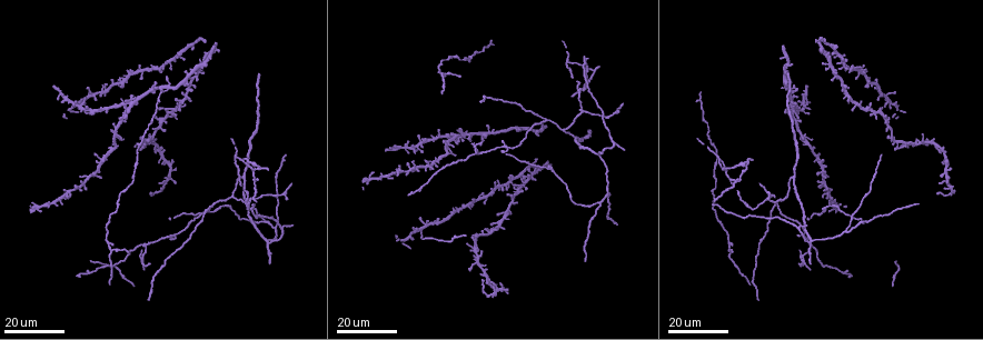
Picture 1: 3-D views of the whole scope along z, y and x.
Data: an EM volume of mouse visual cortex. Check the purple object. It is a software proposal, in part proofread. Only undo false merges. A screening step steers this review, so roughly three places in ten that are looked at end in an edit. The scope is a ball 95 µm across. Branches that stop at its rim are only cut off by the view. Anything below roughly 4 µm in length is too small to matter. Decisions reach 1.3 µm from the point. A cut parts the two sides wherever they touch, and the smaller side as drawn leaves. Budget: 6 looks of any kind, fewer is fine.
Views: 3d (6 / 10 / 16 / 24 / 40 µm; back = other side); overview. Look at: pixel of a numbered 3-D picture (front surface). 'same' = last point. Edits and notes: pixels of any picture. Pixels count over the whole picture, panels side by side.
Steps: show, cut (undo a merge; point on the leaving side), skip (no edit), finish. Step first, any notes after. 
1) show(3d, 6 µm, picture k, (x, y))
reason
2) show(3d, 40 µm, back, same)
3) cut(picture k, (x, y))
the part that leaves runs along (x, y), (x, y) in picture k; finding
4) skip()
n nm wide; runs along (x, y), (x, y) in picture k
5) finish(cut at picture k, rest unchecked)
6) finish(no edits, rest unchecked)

show(3d, 24 µm, picture 1, (579, 111))
four or more arms meet

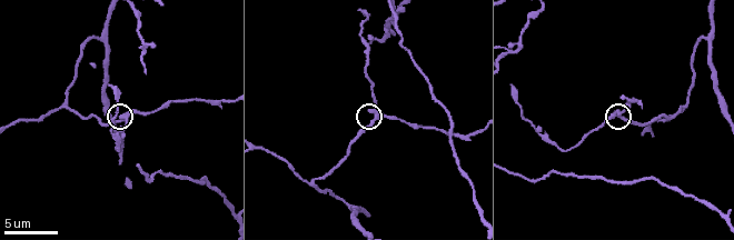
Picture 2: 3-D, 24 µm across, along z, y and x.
show(3d, 10 µm, picture 2, (129, 112))

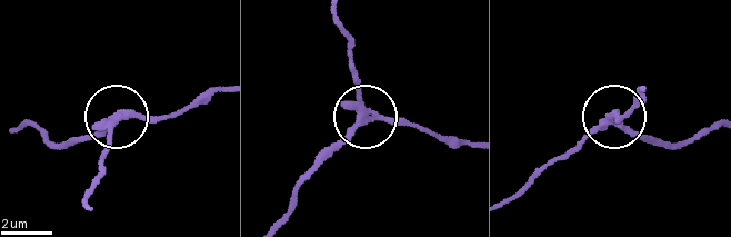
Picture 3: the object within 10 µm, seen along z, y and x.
skip()
280 nm wide; runs along (17, 126), (74, 144), (117, 120), (107, 154) in picture 3; continuous, no second neuron

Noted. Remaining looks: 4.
show(3d, 24 µm, picture 1, (810, 241))
looks like a crossing

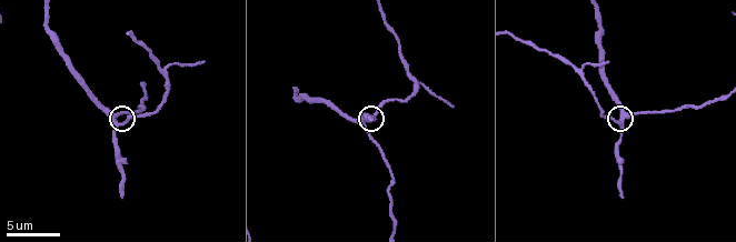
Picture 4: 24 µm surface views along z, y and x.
show(3d, 10 µm, picture 4, (116, 118))
zoom in

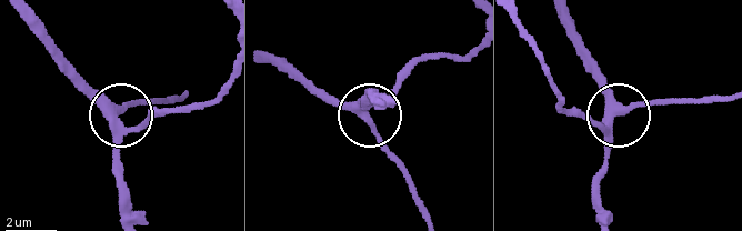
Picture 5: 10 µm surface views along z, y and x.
show(3d, 6 µm, picture 5, (364, 112))

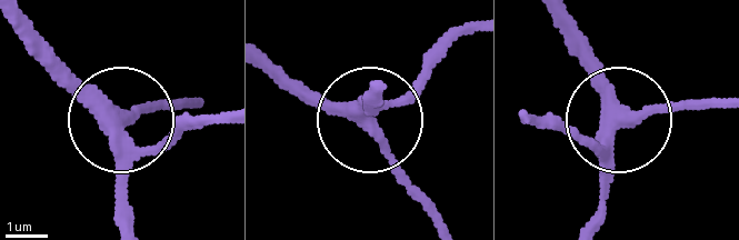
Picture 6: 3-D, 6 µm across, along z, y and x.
skip()
runs along (557, 13), (620, 116), (702, 109) in picture 6; one neuron here

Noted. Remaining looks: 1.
show(3d, 16 µm, picture 2, (650, 131))
side arm on a straight run

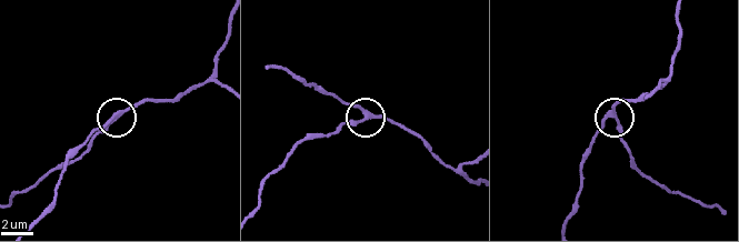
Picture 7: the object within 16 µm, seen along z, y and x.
skip()
runs along (471, 179), (385, 119), (369, 117), (339, 131) in picture 7; one neuron here

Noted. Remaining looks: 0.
finish(no edits, rest unchecked)

